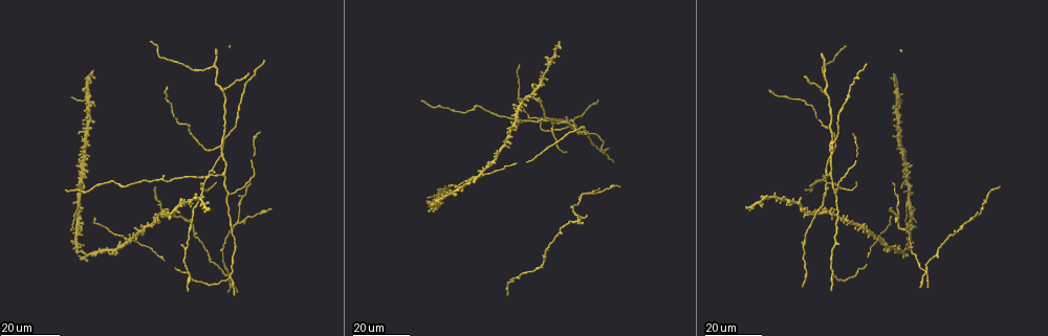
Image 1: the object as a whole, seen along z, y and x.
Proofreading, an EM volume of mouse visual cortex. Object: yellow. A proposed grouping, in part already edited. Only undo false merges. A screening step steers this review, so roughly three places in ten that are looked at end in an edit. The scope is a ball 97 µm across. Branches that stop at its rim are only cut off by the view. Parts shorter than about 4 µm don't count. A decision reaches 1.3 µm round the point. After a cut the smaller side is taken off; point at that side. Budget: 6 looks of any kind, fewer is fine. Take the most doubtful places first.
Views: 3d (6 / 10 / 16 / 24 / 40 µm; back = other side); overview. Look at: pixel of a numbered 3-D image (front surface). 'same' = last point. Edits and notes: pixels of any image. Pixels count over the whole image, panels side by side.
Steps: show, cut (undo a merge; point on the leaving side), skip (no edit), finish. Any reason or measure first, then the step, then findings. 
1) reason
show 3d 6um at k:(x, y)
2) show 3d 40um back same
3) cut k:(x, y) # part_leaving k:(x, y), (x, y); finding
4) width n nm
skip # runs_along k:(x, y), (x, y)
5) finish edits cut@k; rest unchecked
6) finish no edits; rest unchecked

four-way junction
show 3d 16um at 1:(926, 271)

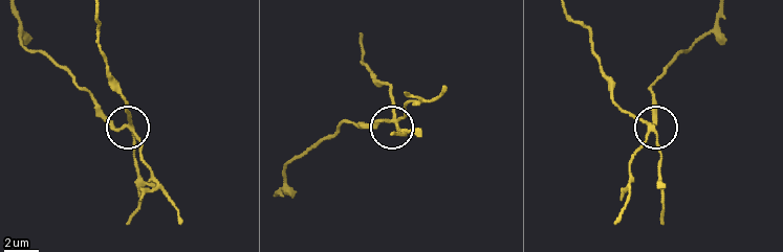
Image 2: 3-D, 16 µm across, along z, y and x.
show 3d 10um at 2:(131, 130)

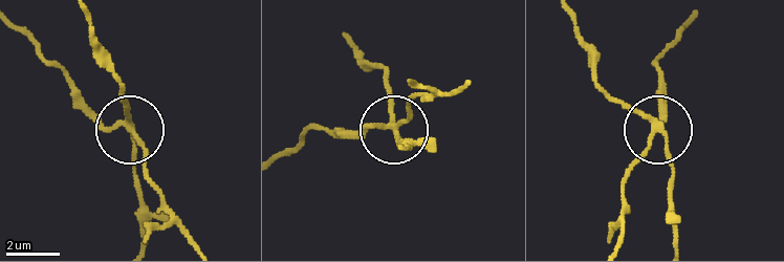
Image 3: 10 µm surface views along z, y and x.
arms 4
cut 3:(90, 114) # part_leaving 3:(123, 126), (99, 119), (71, 79), (17, 29); a second neuron is stuck on

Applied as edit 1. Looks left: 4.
show overview

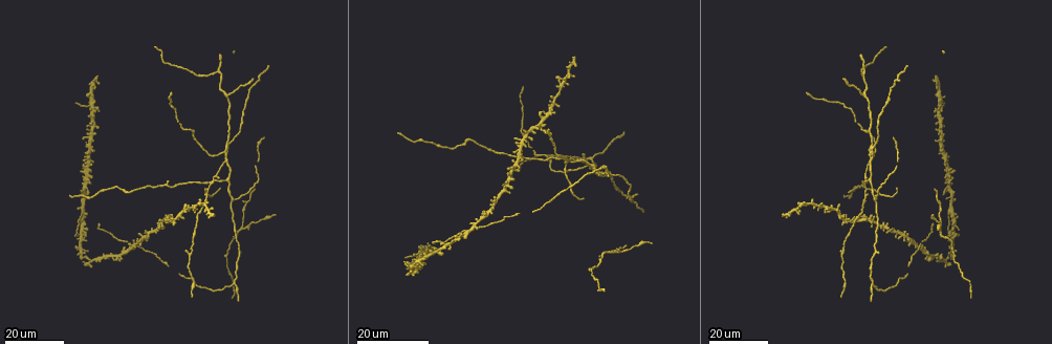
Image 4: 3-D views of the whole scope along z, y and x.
two arms in line, one across
show 3d 24um at 4:(81, 212)

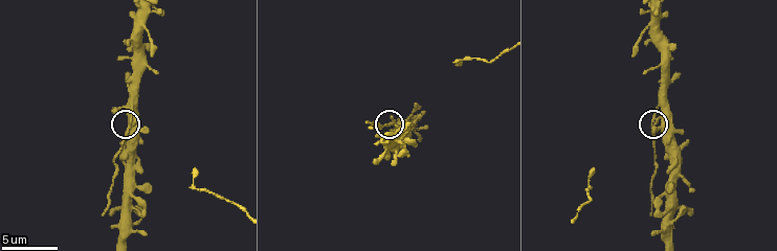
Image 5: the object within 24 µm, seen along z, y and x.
closer look
show 3d 6um at 5:(131, 120)

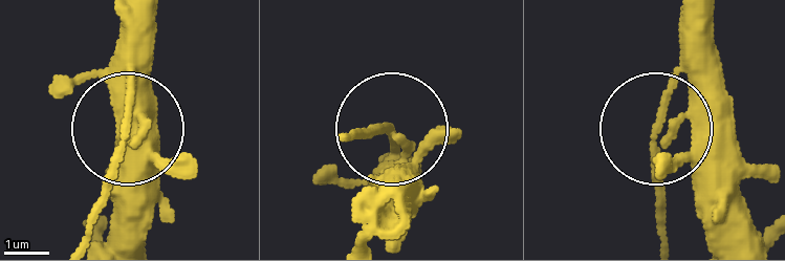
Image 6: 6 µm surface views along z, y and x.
arms 3
cut 6:(116, 148) # part_leaving 6:(136, 82), (91, 236); two neurons meet here

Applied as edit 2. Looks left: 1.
finish edits cut@3, cut@6; rest unchecked

